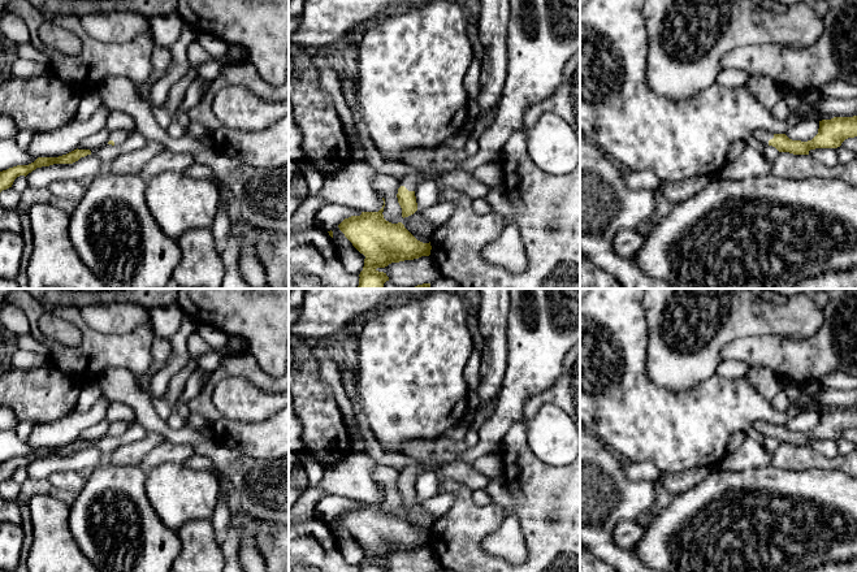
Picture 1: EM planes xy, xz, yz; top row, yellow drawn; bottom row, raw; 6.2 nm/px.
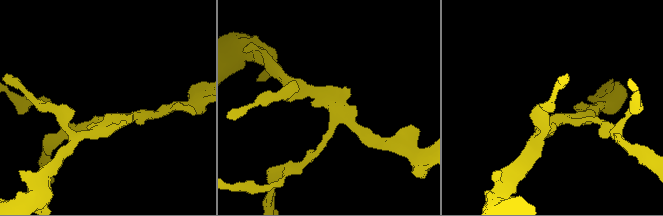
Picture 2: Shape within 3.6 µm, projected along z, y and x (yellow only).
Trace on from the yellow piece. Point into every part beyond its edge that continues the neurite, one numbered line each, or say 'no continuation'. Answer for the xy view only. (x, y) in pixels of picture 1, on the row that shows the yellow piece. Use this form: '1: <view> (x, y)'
1: xy (118, 137)

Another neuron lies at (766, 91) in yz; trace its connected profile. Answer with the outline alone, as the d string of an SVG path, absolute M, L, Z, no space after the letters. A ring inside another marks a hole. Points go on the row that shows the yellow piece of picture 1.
M750 75L745 83L758 103L771 110L783 98L782 88L766 75Z

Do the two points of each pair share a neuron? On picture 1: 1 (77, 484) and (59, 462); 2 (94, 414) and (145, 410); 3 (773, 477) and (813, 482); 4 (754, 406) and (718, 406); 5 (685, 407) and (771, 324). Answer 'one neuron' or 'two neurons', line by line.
1: two neurons
2: two neurons
3: one neuron
4: one neuron
5: two neurons

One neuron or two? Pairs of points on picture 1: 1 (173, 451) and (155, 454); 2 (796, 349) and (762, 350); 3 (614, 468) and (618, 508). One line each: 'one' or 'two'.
1: one
2: one
3: one

